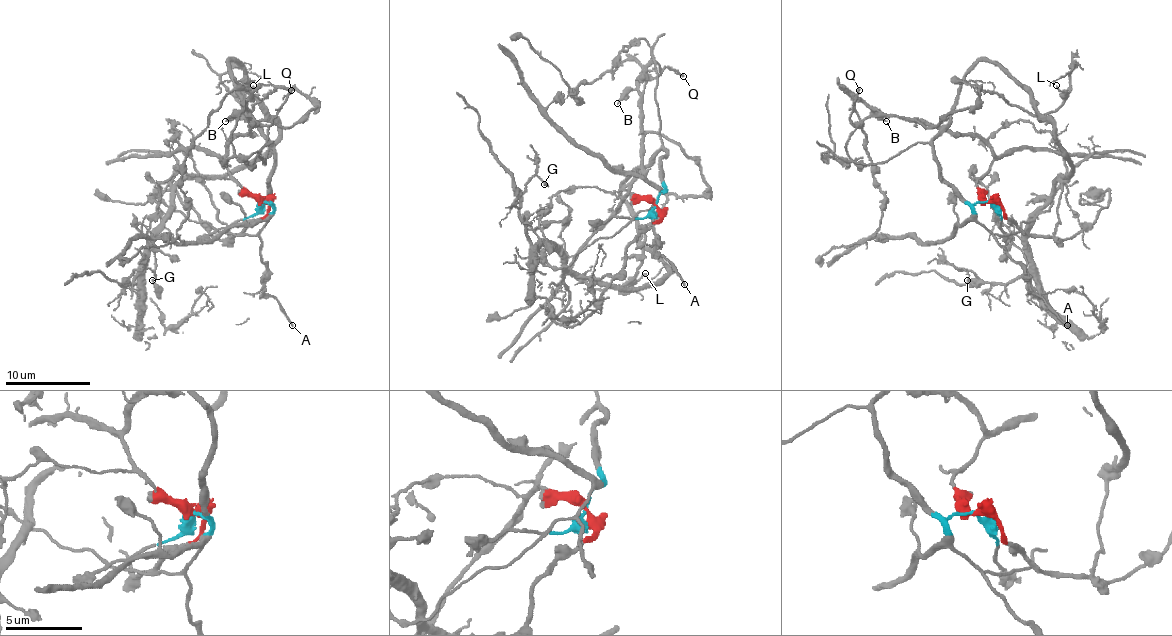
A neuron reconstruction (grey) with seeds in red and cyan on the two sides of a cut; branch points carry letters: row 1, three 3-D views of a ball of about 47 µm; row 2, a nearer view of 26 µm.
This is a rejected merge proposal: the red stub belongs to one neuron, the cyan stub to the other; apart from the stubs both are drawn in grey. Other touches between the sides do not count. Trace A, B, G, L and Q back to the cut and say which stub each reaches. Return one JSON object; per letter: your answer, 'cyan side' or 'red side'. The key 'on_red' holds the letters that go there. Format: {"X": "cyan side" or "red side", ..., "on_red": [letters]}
{"A": "cyan side", "B": "red side", "G": "cyan side", "L": "red side", "Q": "red side", "on_red": ["B", "L", "Q"]}

